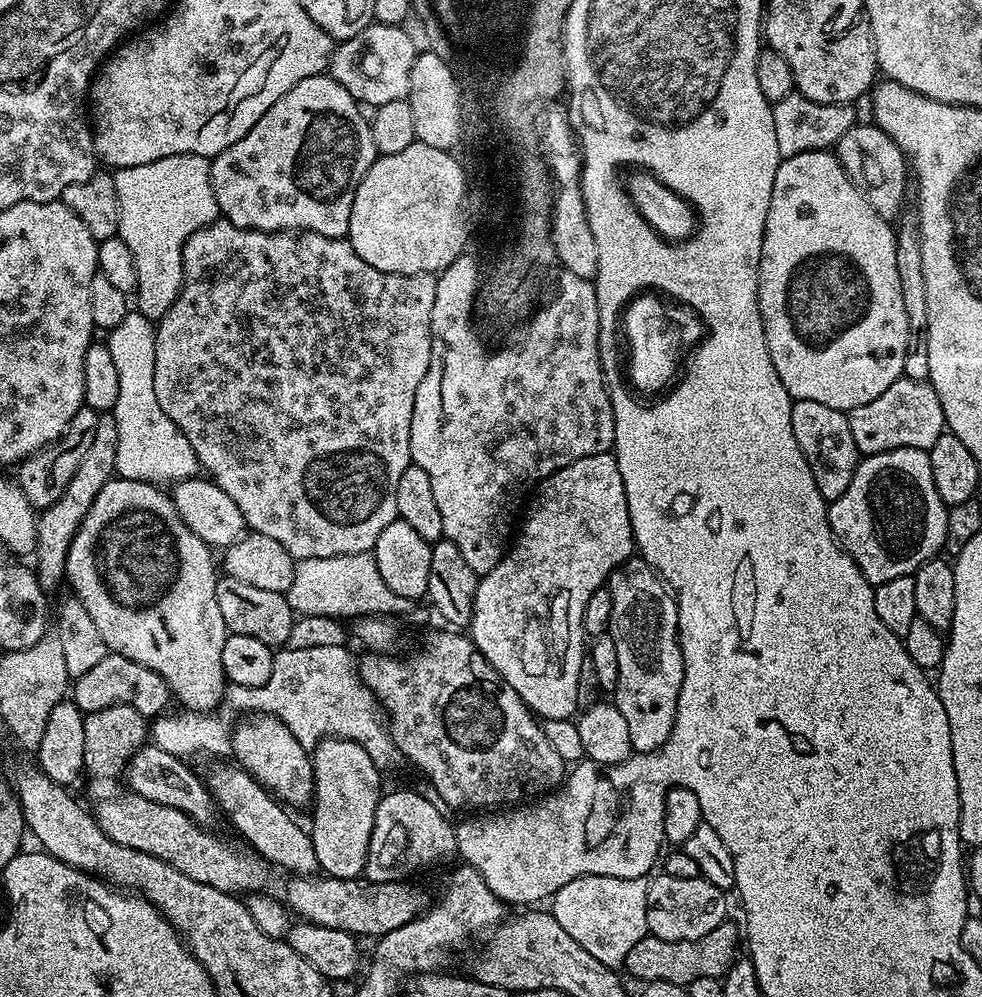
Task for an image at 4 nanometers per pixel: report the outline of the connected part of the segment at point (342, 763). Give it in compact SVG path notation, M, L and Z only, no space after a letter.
M341 736L324 737L311 749L310 755L314 785L310 835L320 872L339 880L357 879L368 861L374 818L382 795L382 774L358 742Z

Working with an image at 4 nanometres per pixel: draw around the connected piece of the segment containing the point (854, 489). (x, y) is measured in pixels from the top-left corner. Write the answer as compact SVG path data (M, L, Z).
M899 448L889 452L879 452L873 456L864 456L861 459L854 470L854 478L850 478L850 486L846 486L846 494L842 494L842 498L828 504L828 525L841 549L859 566L864 577L868 579L868 583L875 586L882 582L890 582L890 578L911 576L913 572L918 570L918 566L922 566L922 562L941 555L947 536L948 511L949 509L942 502L942 498L938 498L938 490L934 490L934 474L930 470L930 458L927 451L923 448Z

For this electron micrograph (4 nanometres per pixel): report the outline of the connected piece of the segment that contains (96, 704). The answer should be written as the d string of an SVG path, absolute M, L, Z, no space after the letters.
M109 652L106 658L102 658L102 662L97 662L90 670L86 670L86 674L75 677L70 688L70 699L85 714L121 704L134 706L134 710L138 710L138 714L146 718L155 718L167 709L164 707L170 701L170 693L166 682L157 672L130 658L122 658L122 654Z

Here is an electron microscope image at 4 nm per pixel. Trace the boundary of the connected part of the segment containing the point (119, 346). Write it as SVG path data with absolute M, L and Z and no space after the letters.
M130 310L107 336L110 358L114 358L114 367L118 370L118 398L110 410L118 426L115 475L121 480L171 481L172 460L181 460L186 467L195 469L196 455L190 442L186 442L182 430L166 418L166 410L158 406L158 394L154 394L156 330L153 321L146 319L139 310Z

